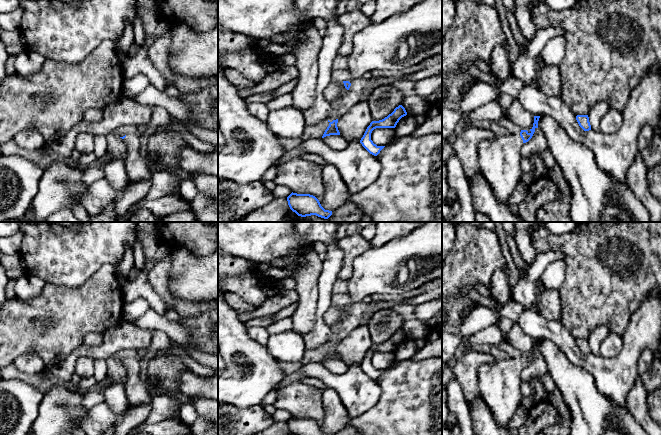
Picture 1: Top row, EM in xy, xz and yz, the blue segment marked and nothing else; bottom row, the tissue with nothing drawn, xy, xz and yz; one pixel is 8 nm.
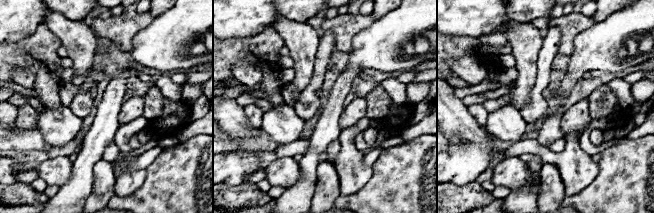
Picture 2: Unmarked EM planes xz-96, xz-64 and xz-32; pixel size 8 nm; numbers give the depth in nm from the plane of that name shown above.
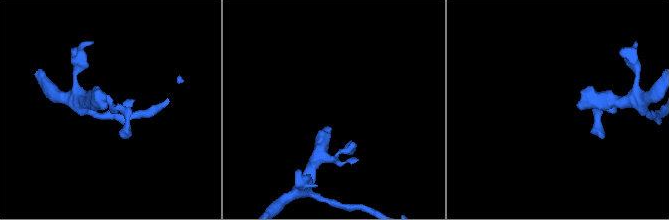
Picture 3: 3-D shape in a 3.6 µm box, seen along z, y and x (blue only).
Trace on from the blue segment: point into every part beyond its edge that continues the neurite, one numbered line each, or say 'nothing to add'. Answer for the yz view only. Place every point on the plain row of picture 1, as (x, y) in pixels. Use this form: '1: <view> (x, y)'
1: yz (499, 383)

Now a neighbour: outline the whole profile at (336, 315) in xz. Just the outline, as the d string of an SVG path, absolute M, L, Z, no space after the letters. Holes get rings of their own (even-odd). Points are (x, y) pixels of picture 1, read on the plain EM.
M332 304L329 310L324 314L323 319L328 326L332 327L342 324L347 316L348 314L345 312L343 305Z

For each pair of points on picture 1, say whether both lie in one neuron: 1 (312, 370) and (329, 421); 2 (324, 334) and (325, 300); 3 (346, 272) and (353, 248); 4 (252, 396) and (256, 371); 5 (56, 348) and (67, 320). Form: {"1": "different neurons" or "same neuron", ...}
{"1": "different neurons", "2": "same neuron", "3": "same neuron", "4": "same neuron", "5": "same neuron"}

